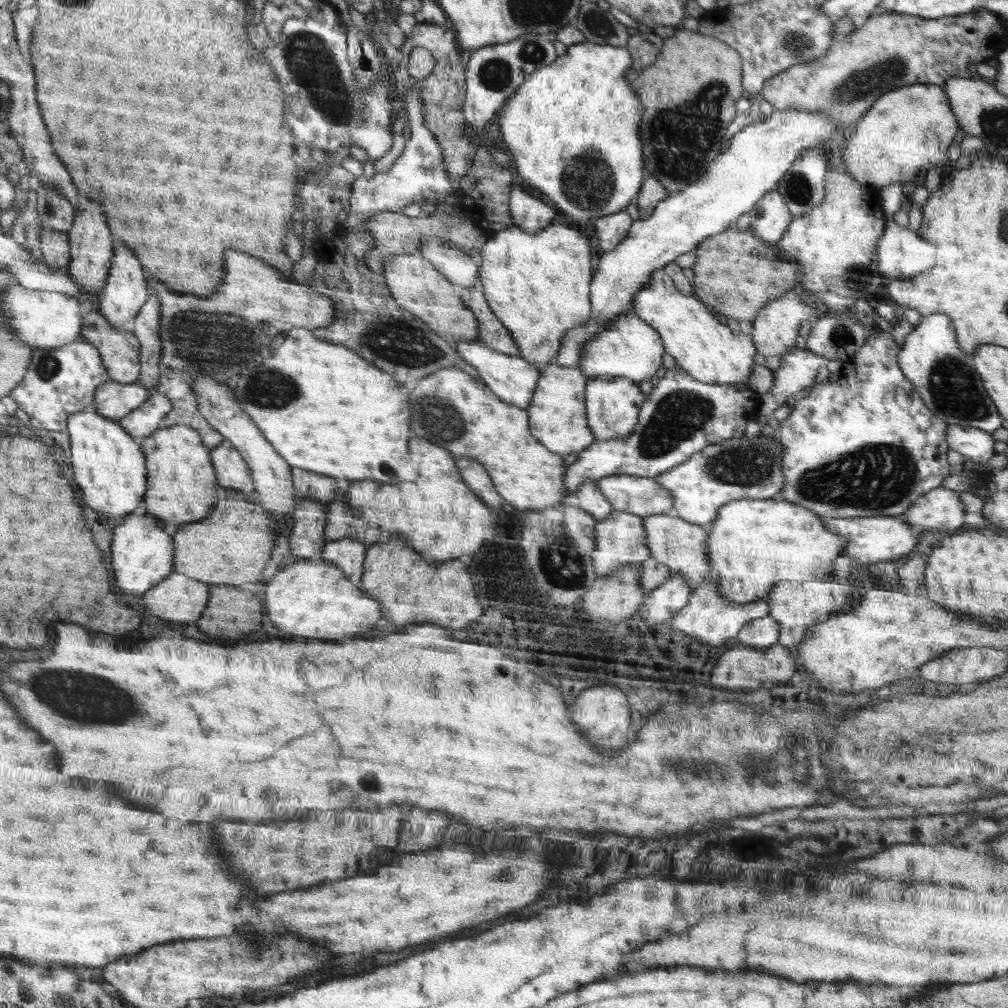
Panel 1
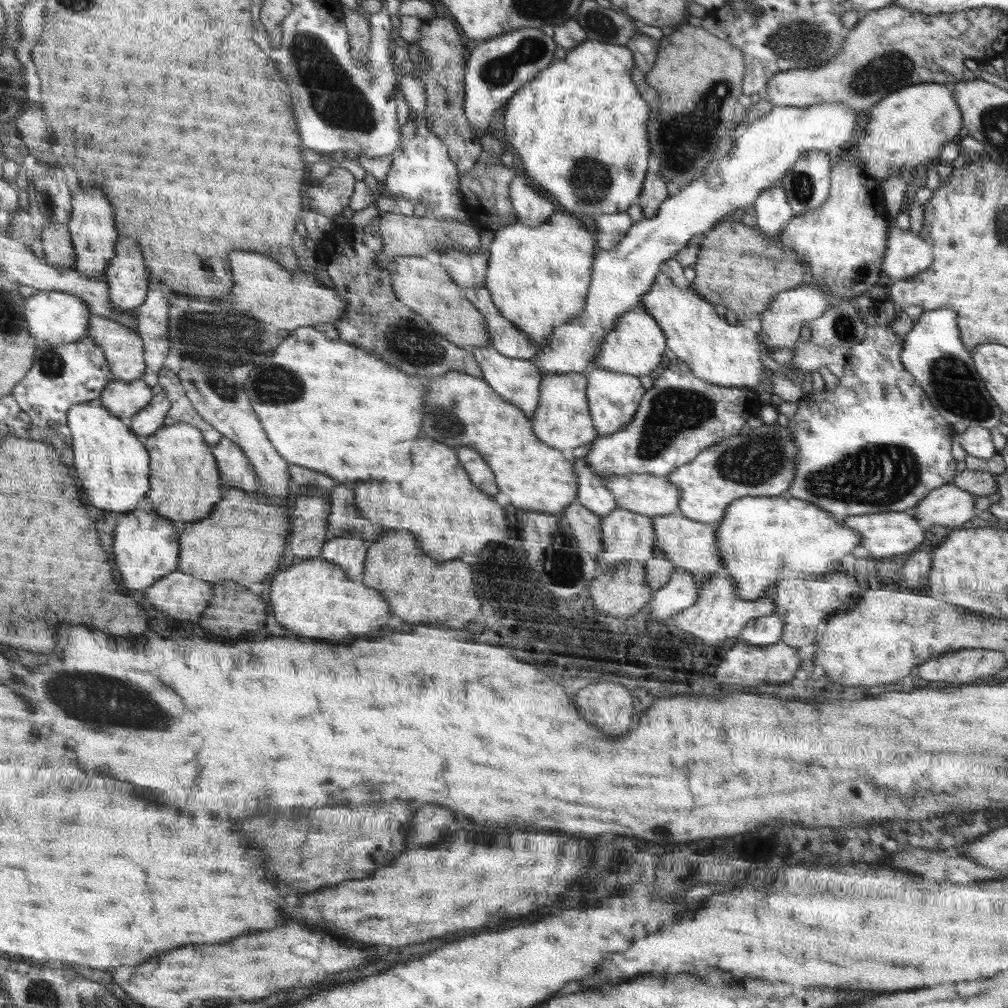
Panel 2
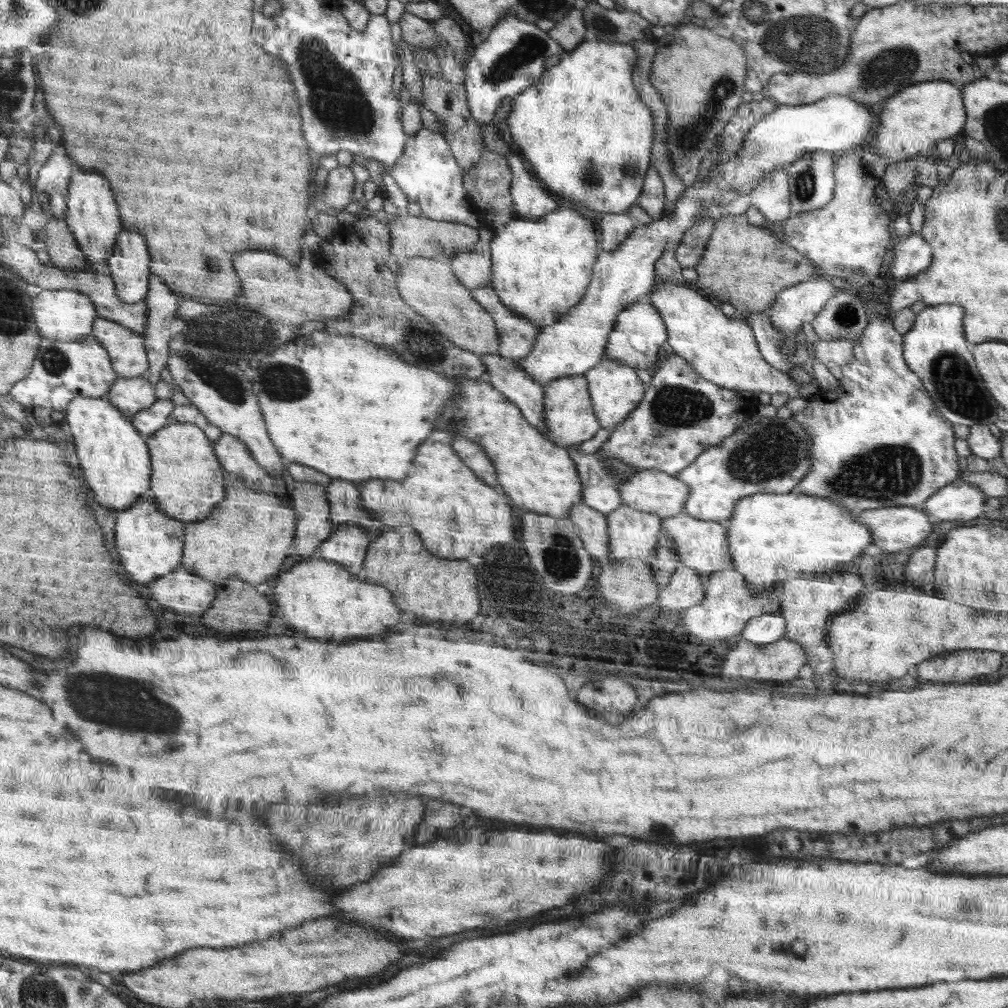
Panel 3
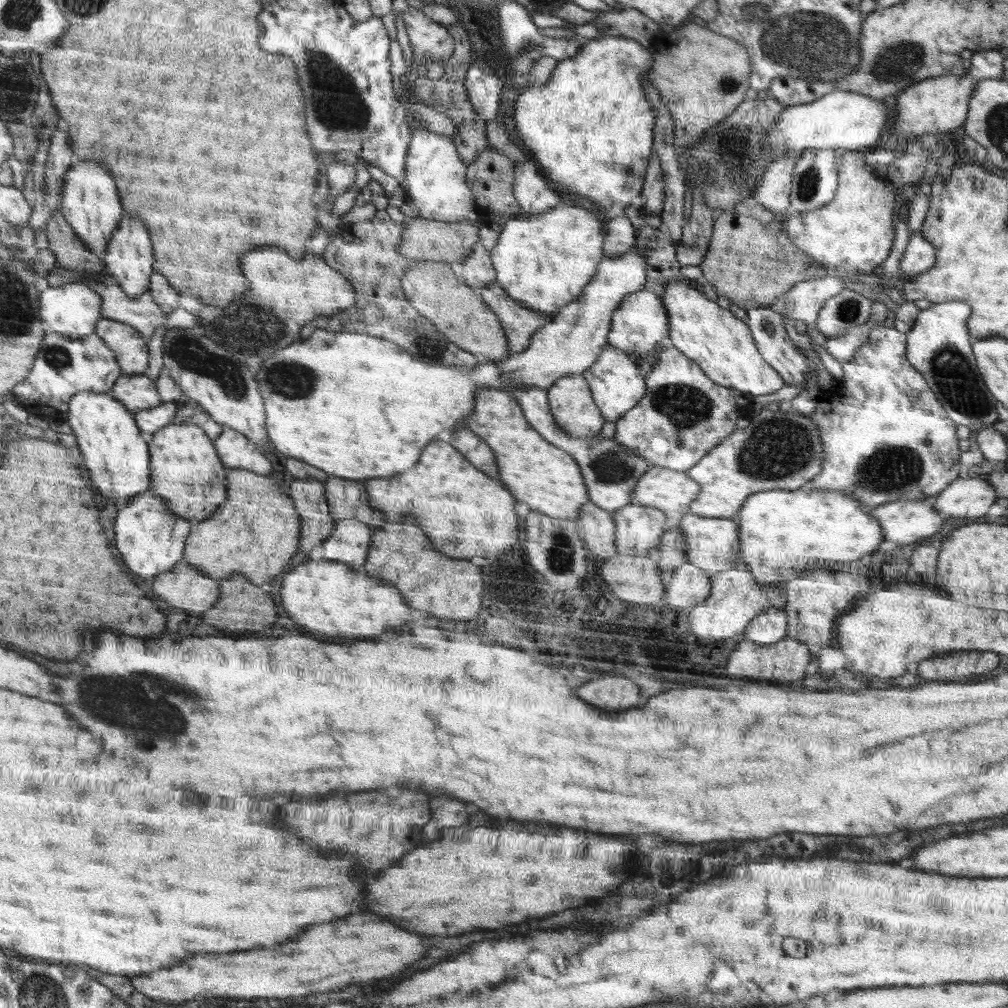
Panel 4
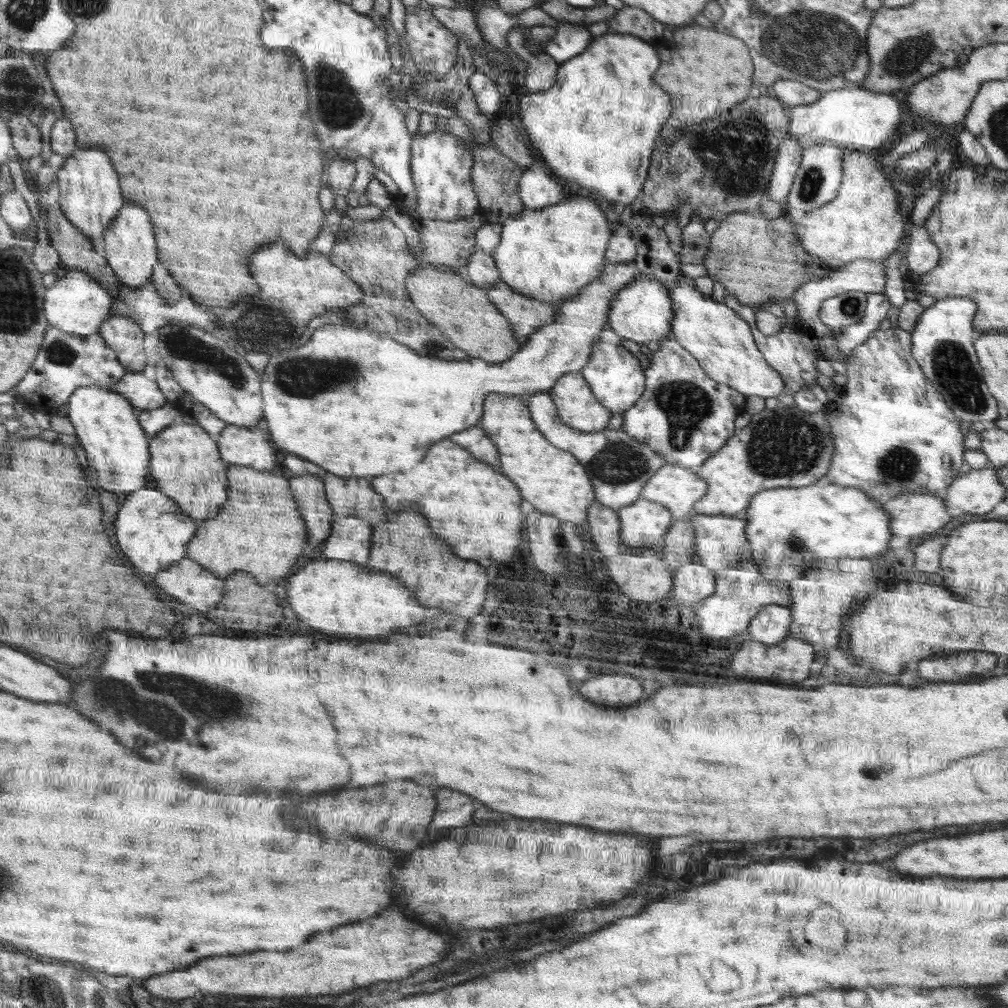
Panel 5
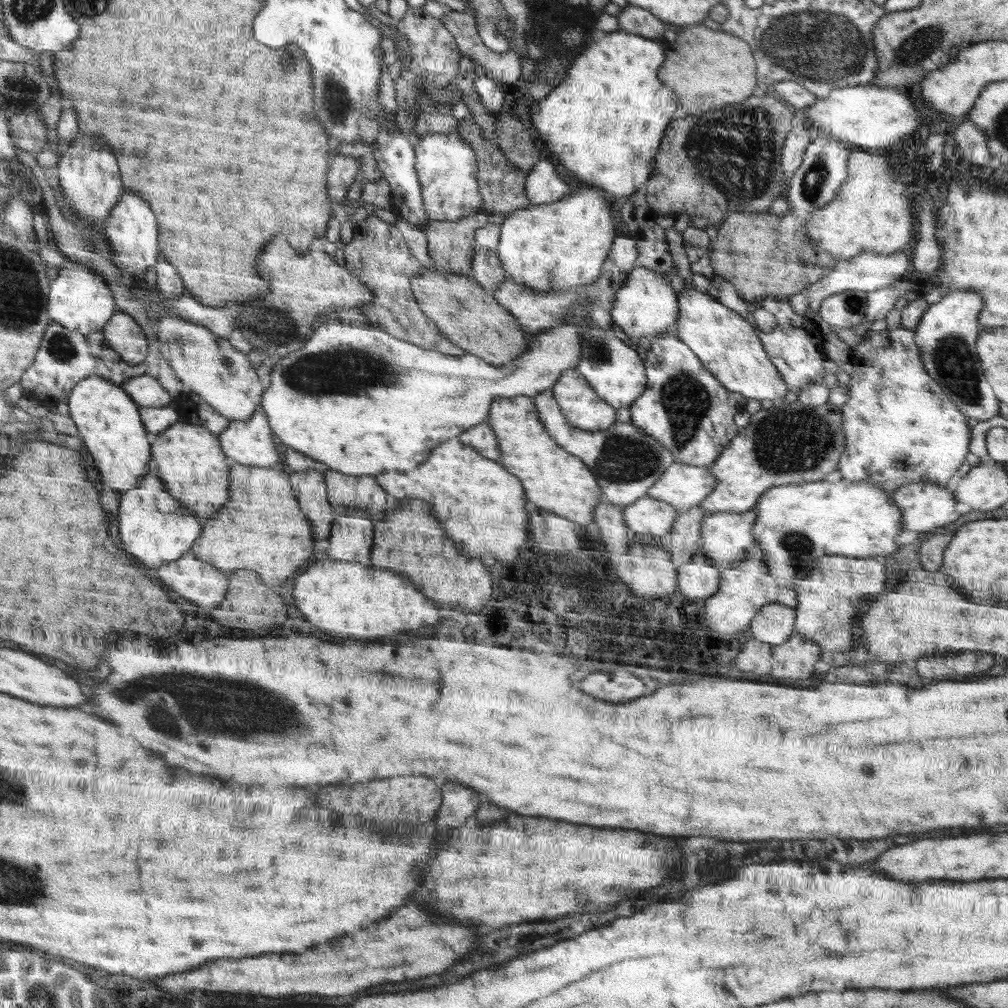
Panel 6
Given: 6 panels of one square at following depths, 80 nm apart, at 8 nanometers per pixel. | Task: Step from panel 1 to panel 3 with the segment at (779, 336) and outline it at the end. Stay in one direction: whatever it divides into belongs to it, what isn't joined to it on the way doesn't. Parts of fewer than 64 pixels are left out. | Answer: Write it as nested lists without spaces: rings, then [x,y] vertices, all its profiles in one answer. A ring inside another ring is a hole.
[[[830,277],[808,279],[806,282],[789,287],[778,294],[771,307],[768,309],[770,322],[784,336],[790,338],[796,337],[798,330],[802,328],[804,322],[812,322],[818,316],[818,313],[826,306],[826,303],[832,298],[839,289],[830,283]]]

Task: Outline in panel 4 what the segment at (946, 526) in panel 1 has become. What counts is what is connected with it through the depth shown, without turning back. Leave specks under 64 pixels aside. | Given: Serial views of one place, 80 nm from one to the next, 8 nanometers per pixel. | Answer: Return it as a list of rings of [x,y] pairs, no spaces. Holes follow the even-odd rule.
[[[962,473],[942,492],[935,495],[933,507],[946,518],[979,518],[986,516],[988,509],[997,500],[995,490],[987,482],[985,474],[971,476]]]

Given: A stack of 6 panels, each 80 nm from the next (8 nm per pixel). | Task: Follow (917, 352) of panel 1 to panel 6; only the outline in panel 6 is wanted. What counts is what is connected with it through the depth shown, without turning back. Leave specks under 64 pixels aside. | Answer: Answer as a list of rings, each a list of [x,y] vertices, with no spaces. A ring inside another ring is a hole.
[[[947,292],[942,299],[927,308],[927,312],[922,315],[917,328],[914,330],[915,343],[920,351],[921,361],[926,372],[939,384],[942,393],[956,405],[956,408],[972,421],[994,418],[999,414],[998,404],[1000,404],[993,388],[984,376],[976,348],[980,336],[977,320],[983,306],[983,298],[980,298],[974,292]]]

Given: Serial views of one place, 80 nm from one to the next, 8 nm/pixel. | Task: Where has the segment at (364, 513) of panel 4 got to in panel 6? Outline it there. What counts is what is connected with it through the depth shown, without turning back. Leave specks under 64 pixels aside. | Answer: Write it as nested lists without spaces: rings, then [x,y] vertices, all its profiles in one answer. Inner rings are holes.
[[[329,468],[325,473],[329,499],[336,505],[335,508],[341,509],[342,512],[361,509],[373,518],[374,522],[385,518],[389,495],[376,484],[374,478],[356,478],[333,468]]]

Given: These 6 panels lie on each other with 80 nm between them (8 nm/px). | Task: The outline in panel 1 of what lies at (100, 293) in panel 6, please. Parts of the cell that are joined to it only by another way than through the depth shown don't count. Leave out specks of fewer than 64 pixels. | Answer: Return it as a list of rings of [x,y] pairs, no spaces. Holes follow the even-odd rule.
[[[18,283],[8,285],[1,296],[2,304],[12,322],[13,334],[33,348],[60,348],[81,336],[84,316],[80,313],[80,299],[73,295],[45,290],[32,290]]]

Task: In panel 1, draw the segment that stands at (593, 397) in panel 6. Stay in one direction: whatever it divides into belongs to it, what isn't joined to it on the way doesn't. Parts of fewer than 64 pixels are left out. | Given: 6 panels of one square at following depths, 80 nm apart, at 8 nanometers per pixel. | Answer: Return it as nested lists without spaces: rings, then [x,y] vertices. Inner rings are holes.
[[[551,363],[540,371],[540,378],[537,382],[537,392],[532,398],[532,404],[525,409],[529,413],[529,426],[534,438],[538,442],[549,447],[551,451],[556,451],[560,455],[572,454],[572,452],[581,453],[596,440],[596,435],[588,428],[586,409],[585,409],[585,386],[587,383],[583,371],[576,367],[561,367]]]

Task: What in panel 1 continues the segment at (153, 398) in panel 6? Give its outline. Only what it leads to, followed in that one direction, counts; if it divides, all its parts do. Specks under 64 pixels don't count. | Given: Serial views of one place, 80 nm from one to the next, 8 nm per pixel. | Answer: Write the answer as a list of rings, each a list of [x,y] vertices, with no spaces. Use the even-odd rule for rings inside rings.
[[[109,380],[96,390],[92,404],[98,413],[118,421],[138,408],[149,396],[149,389],[144,388],[140,382],[120,384]]]

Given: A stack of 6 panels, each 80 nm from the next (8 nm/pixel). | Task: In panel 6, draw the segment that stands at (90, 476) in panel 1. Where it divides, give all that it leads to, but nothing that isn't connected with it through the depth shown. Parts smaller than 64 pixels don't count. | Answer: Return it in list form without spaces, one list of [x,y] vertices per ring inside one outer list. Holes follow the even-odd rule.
[[[88,374],[87,378],[77,381],[67,402],[71,419],[79,432],[78,438],[88,448],[90,454],[100,464],[102,484],[116,490],[132,490],[140,484],[140,478],[148,472],[150,442],[146,440],[144,422],[140,420],[138,406],[120,385],[101,376]]]

